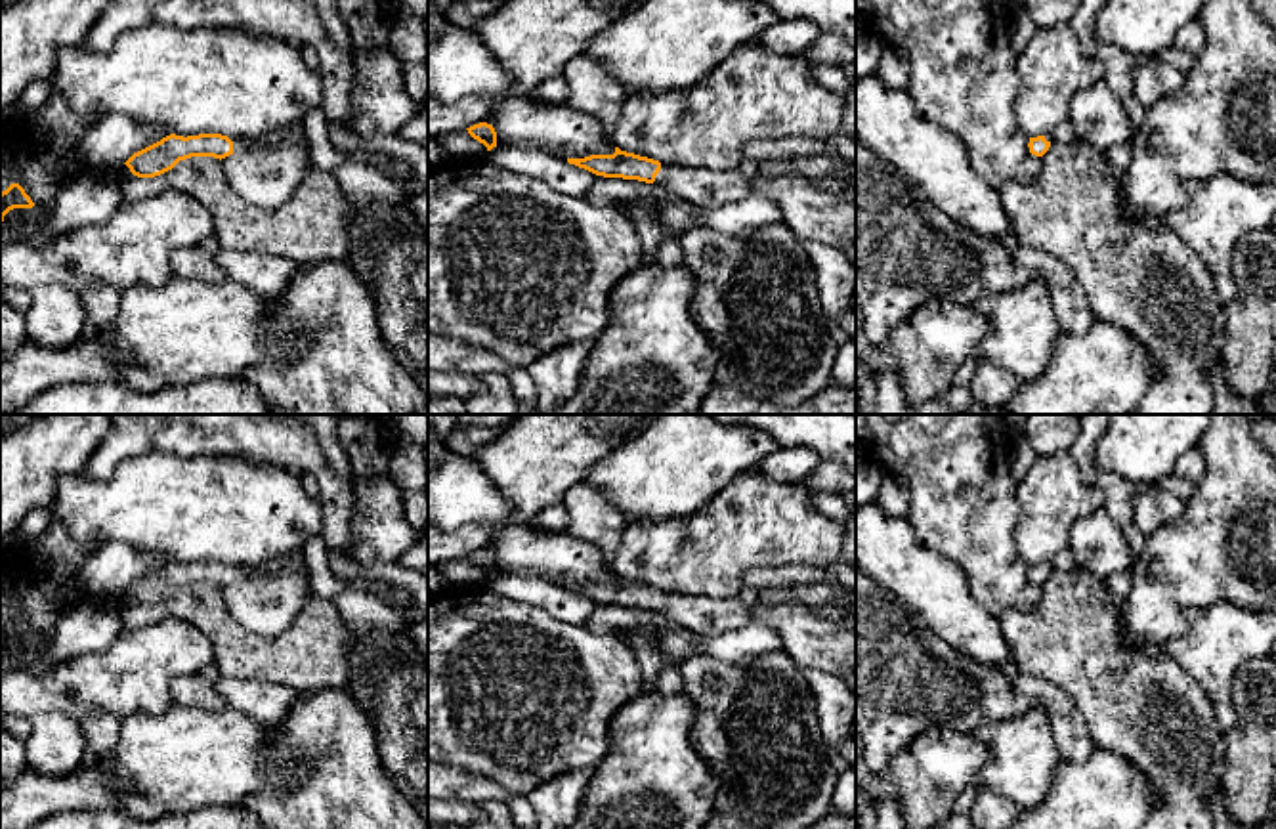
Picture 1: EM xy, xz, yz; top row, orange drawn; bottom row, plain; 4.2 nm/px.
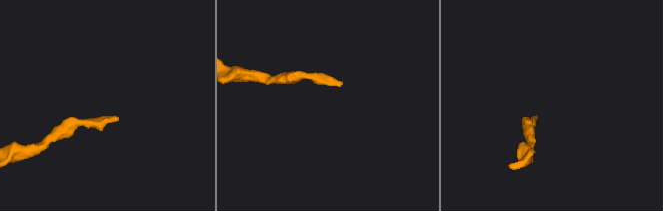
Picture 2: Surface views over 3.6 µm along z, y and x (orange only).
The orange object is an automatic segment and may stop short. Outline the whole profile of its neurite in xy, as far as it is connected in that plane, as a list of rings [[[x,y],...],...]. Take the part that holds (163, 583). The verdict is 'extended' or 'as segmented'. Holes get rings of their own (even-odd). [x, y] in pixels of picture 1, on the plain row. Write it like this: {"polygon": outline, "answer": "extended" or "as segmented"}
{"polygon": [[[302,550],[273,558],[256,565],[227,565],[222,562],[176,563],[170,562],[160,569],[134,581],[124,592],[138,606],[155,606],[172,598],[180,588],[191,585],[225,586],[233,581],[252,575],[277,575],[285,560],[306,563]]], "answer": "extended"}

